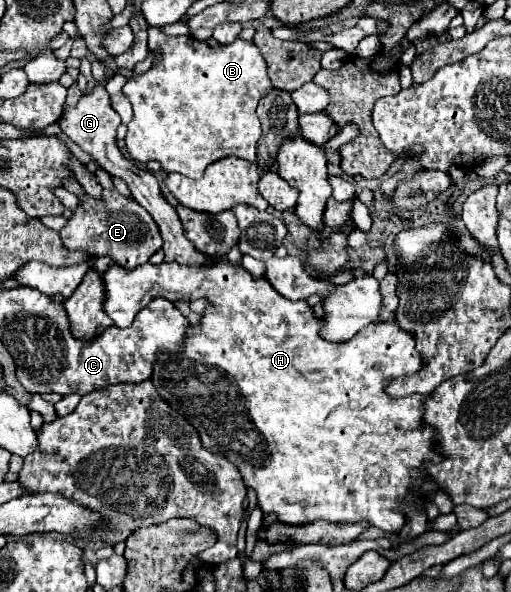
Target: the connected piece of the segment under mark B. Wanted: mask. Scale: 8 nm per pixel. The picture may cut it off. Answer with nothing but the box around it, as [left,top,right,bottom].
[123,26,273,178]

